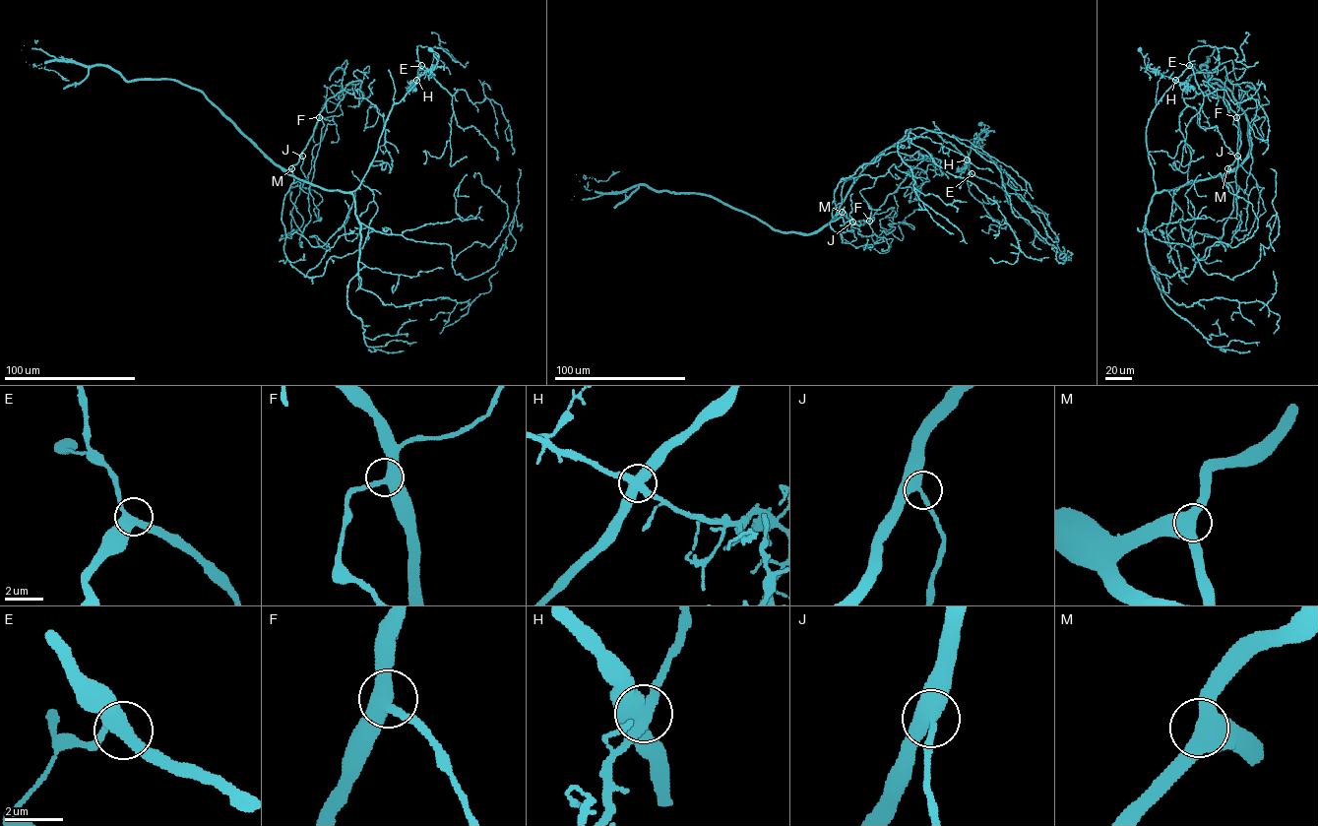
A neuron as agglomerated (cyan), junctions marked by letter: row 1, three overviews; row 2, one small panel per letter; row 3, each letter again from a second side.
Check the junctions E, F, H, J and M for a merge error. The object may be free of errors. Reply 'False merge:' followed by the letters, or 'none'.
False merge: H

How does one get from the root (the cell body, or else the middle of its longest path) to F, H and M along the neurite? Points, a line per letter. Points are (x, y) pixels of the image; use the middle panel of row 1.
F: (980, 123), (989, 127), (974, 139), (967, 159), (933, 130), (878, 156), (837, 214), (856, 224), (869, 221)
H: (980, 123), (989, 127), (974, 139), (967, 159)
M: (980, 123), (989, 127), (974, 139), (967, 159), (933, 130), (891, 145), (861, 171), (837, 214), (842, 212)

